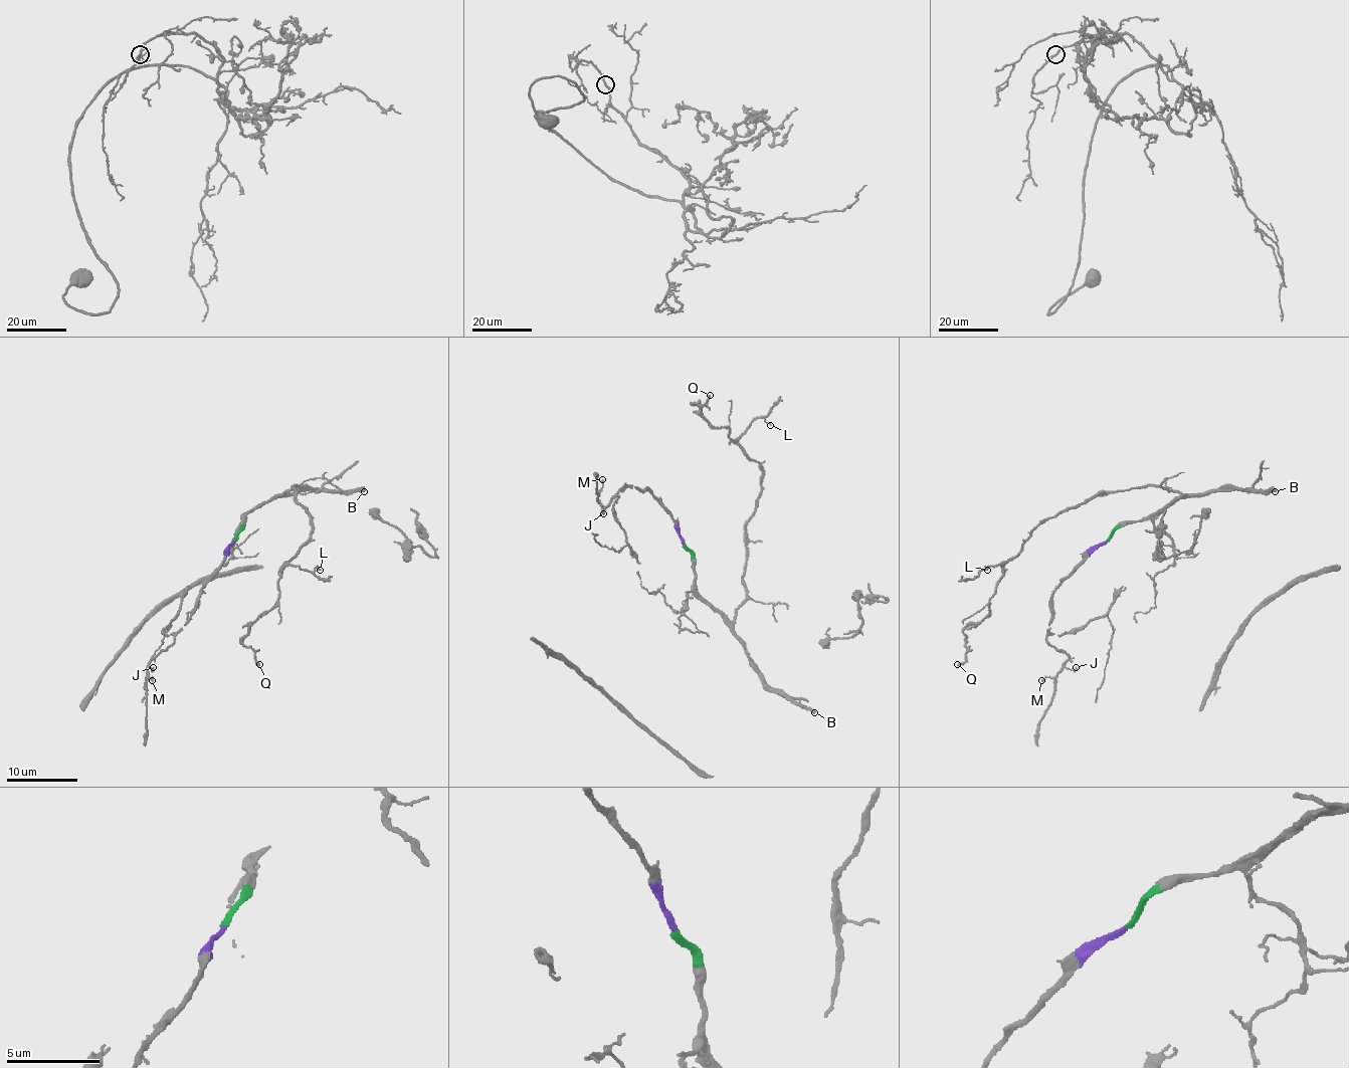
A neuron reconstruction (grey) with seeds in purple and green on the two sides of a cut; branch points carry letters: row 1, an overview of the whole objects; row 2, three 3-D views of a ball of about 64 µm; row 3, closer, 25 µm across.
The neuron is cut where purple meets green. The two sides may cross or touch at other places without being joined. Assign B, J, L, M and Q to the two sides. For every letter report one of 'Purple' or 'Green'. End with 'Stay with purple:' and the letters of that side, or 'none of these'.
B: Green
J: Purple
L: Green
M: Purple
Q: Green
Stay with purple: J, M

